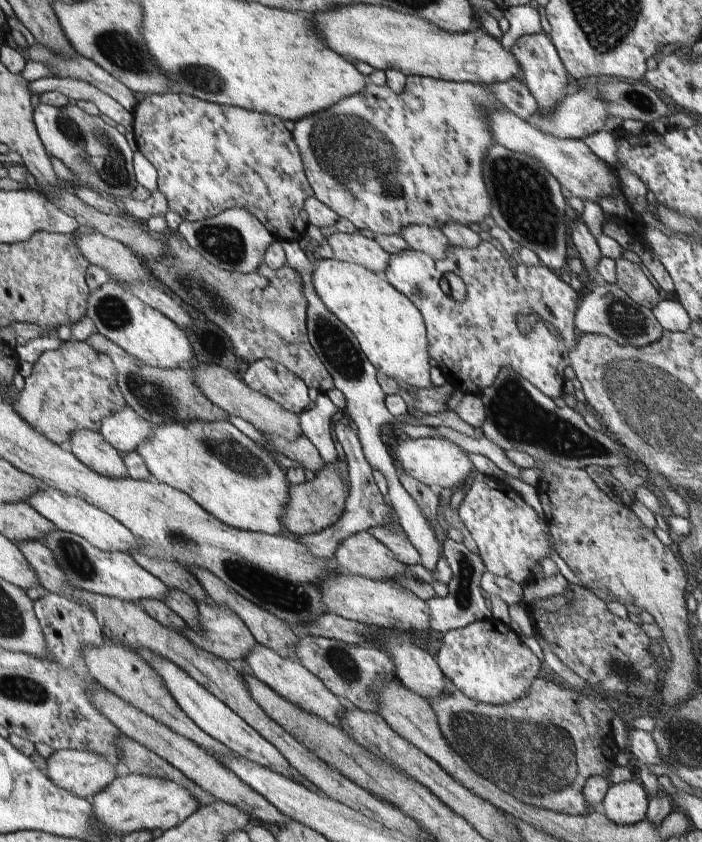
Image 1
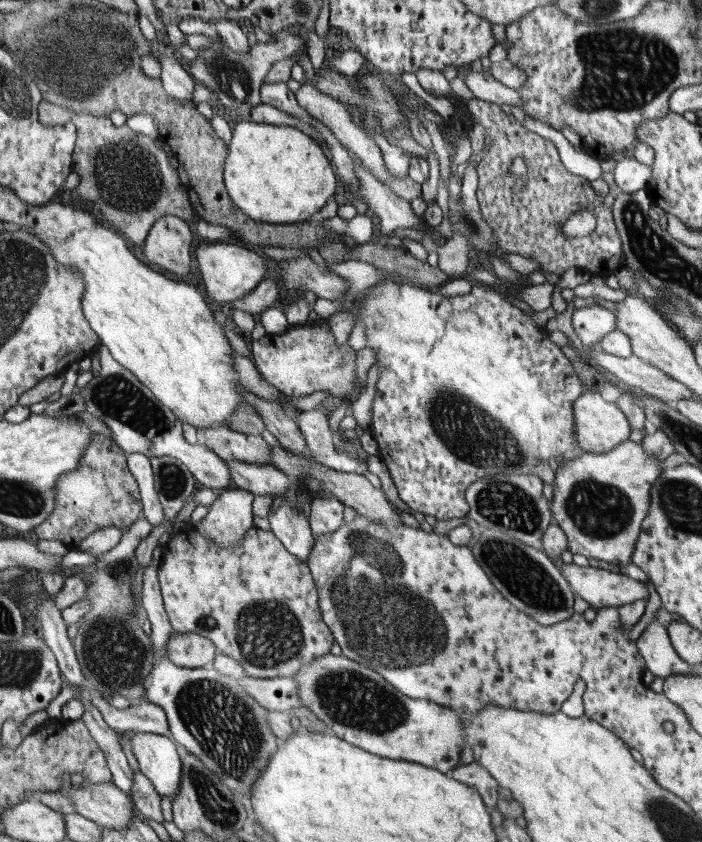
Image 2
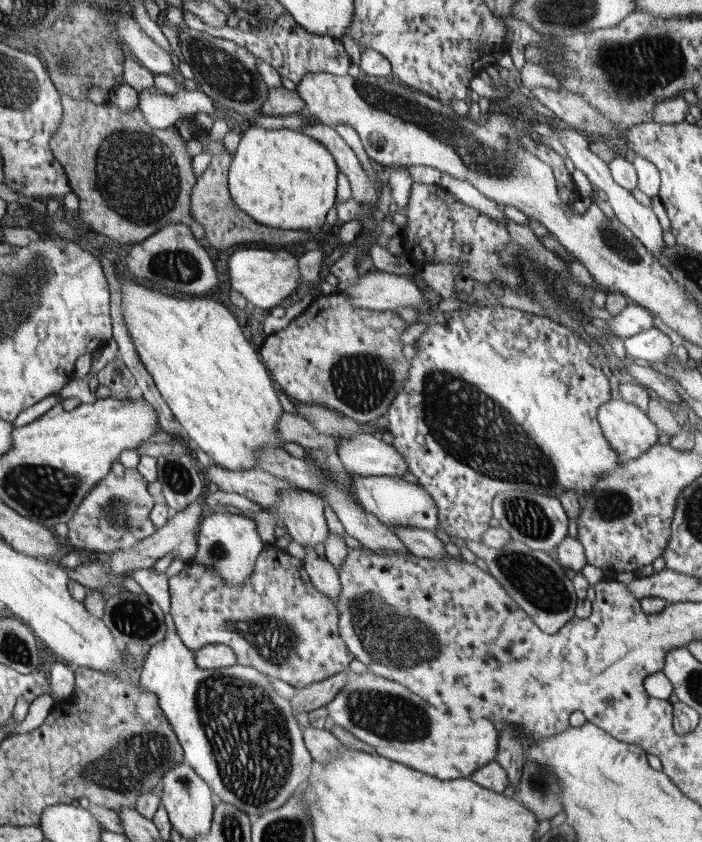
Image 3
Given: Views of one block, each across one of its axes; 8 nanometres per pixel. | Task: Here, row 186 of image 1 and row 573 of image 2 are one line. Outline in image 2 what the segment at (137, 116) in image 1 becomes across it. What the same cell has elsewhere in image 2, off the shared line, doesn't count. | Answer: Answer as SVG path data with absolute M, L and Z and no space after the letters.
M189 522L183 530L169 534L163 562L157 568L157 578L173 632L193 632L211 640L219 654L225 654L243 666L247 678L291 678L305 664L329 654L335 640L331 628L321 616L319 592L309 566L295 554L287 552L273 532L263 532L251 526L237 546L225 548L199 536L193 530L193 522Z

